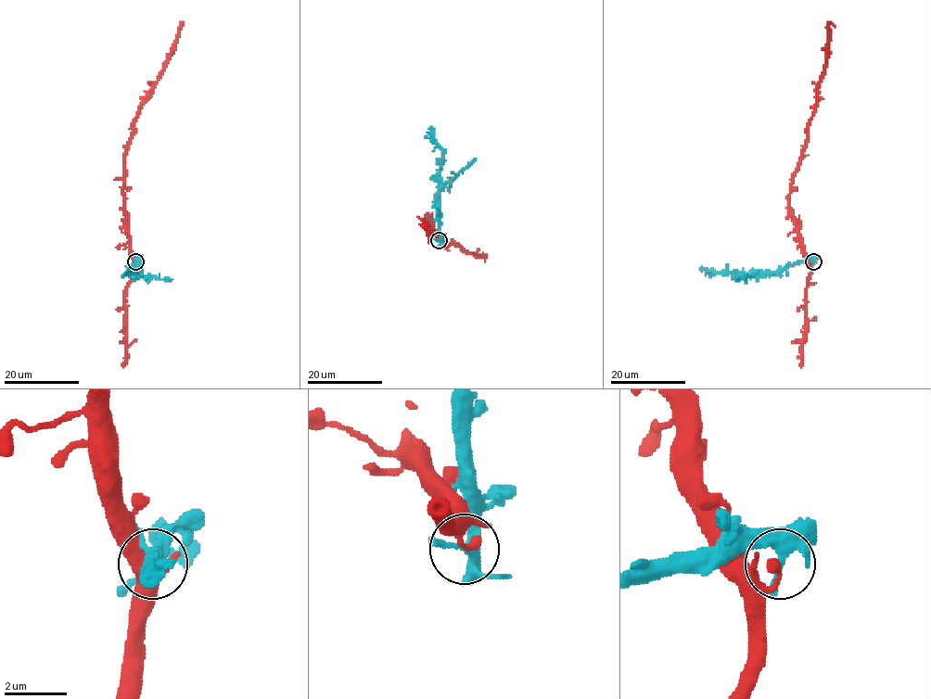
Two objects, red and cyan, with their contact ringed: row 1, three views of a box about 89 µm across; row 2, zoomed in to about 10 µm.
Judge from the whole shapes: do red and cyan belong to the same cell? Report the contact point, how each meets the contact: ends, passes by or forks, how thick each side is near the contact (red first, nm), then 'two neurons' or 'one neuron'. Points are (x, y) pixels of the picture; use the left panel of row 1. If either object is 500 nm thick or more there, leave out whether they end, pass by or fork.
(135, 261) | red ends | cyan forks | 280/240 nm | two neurons

